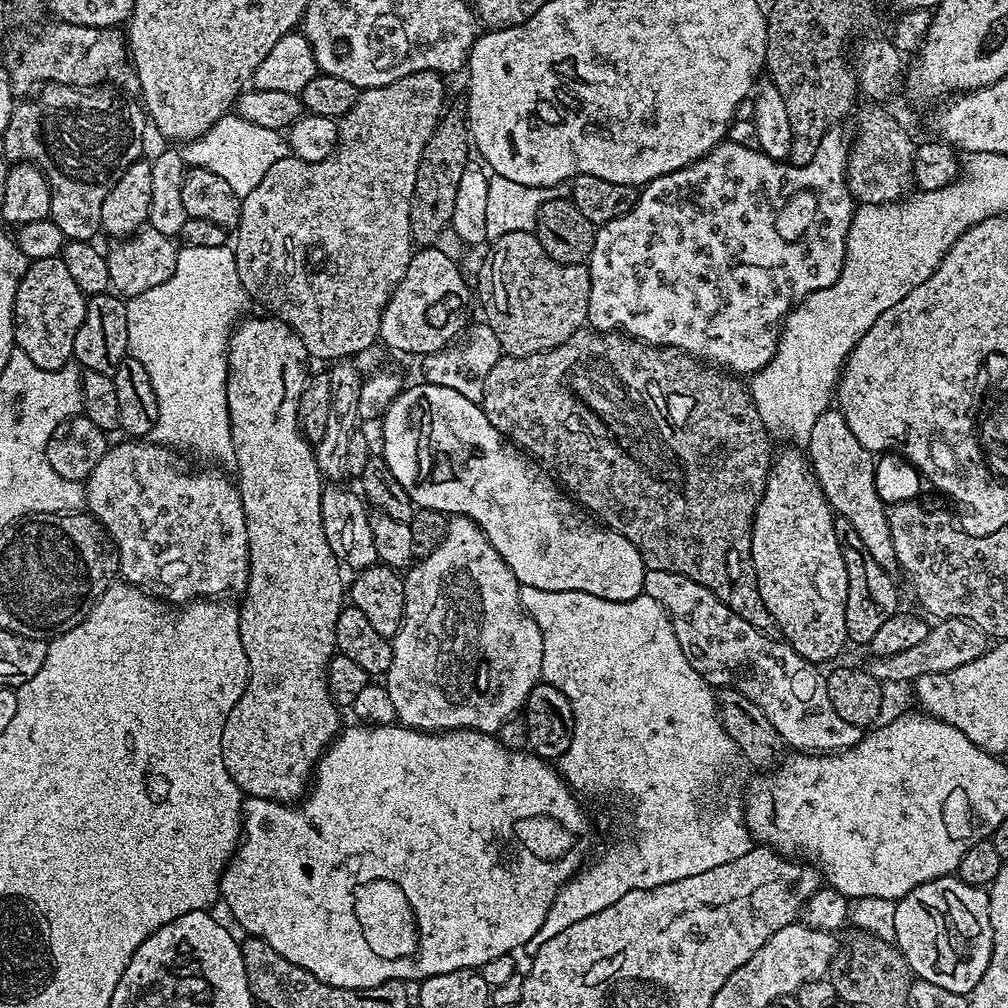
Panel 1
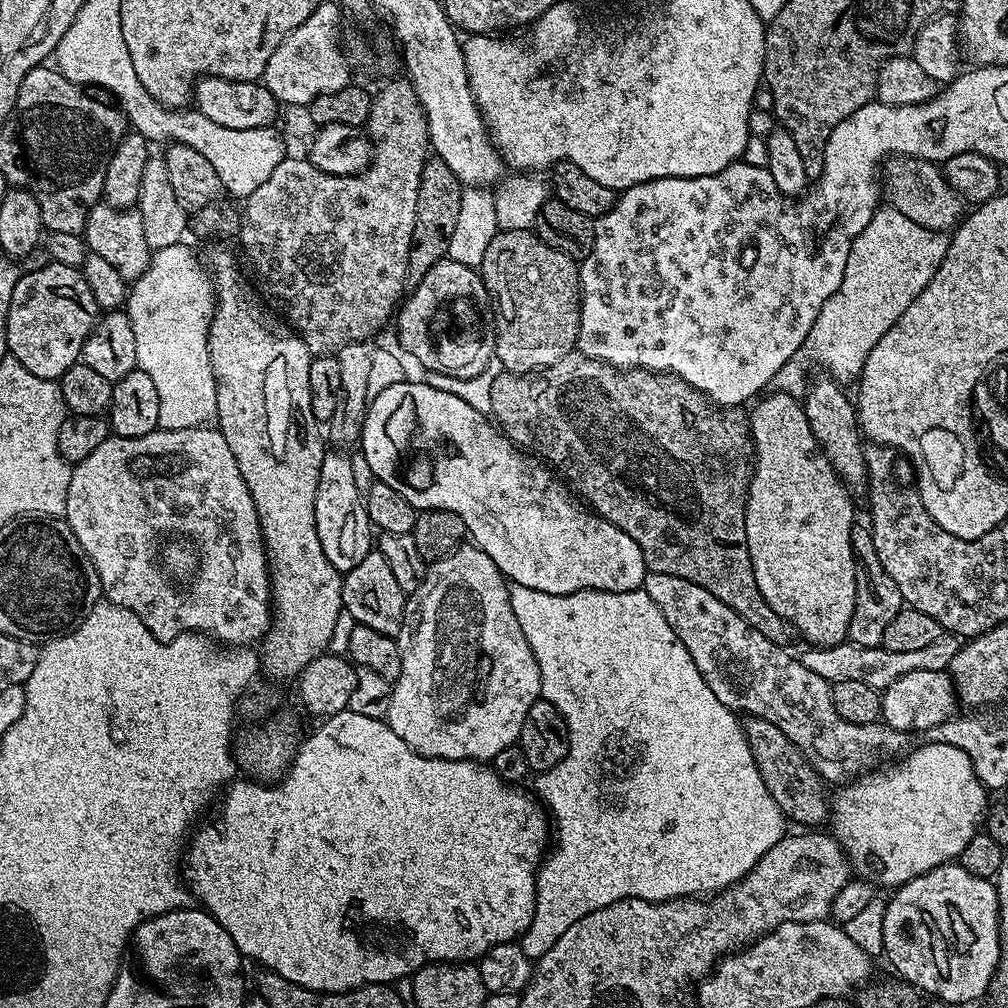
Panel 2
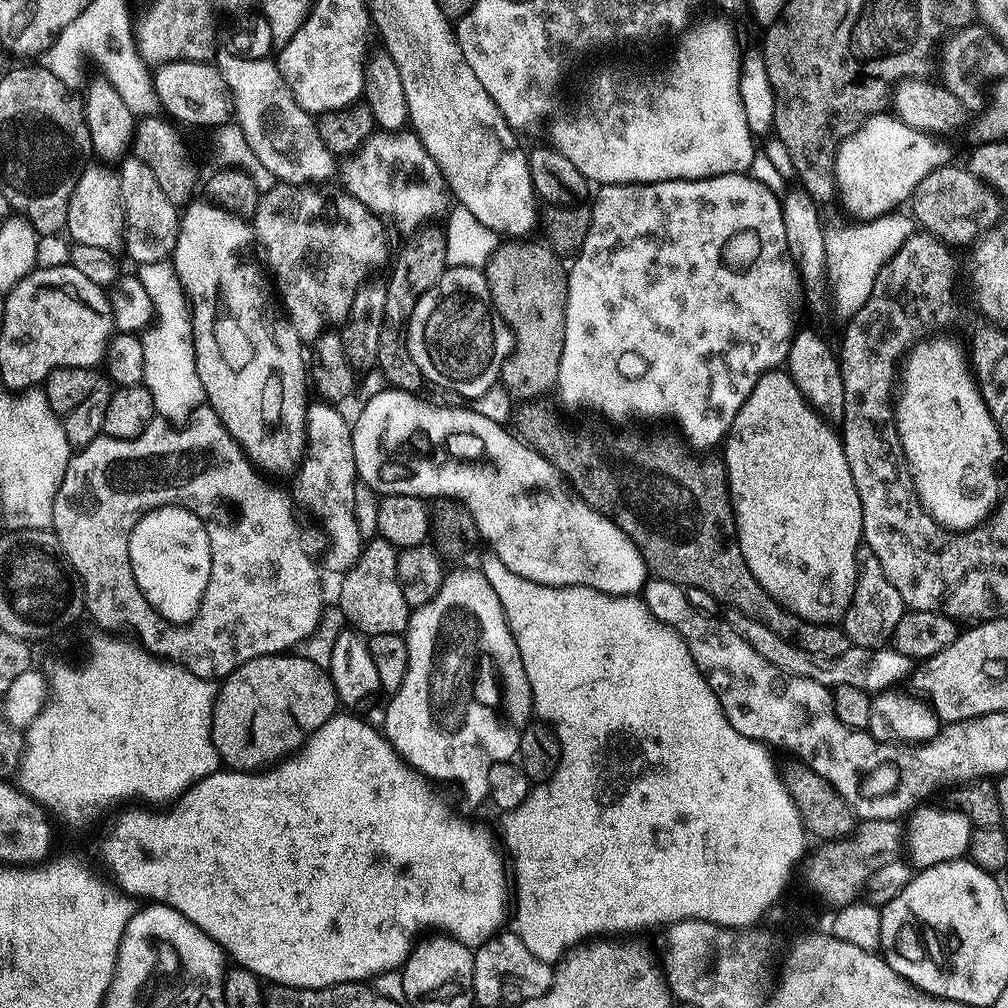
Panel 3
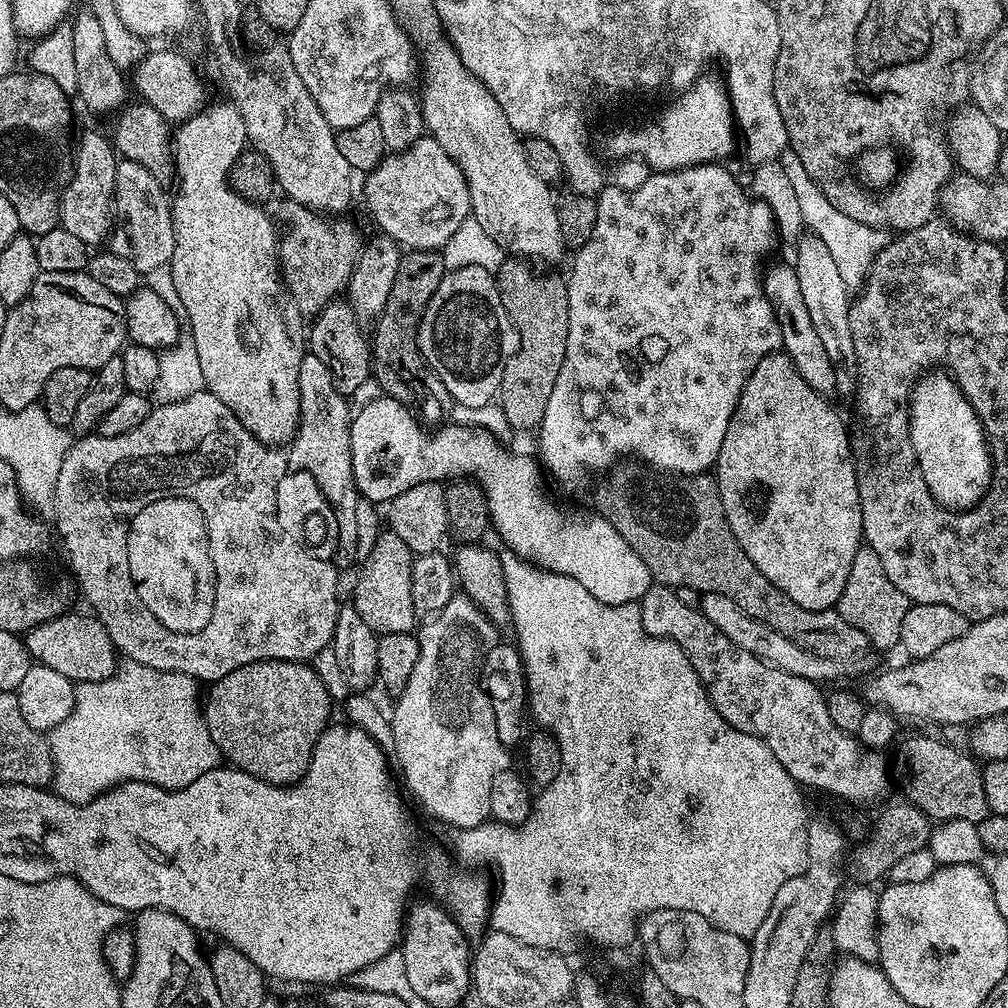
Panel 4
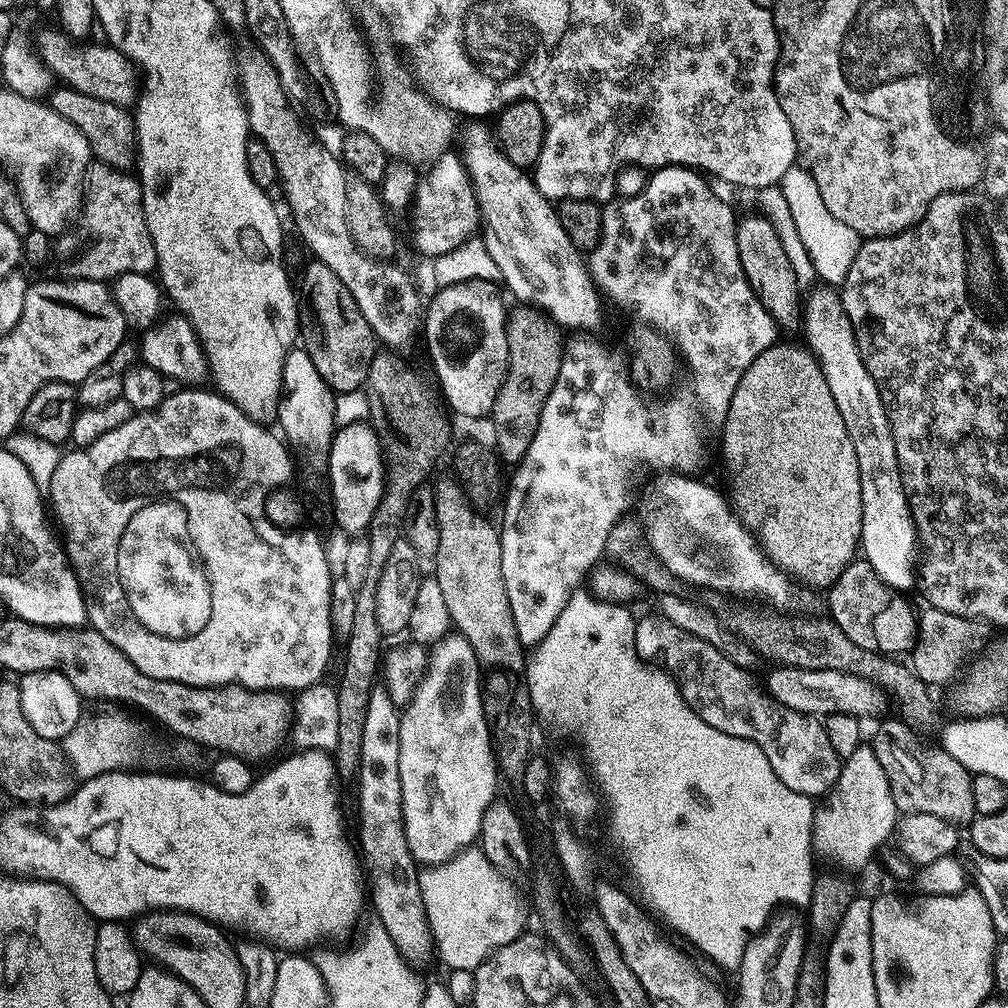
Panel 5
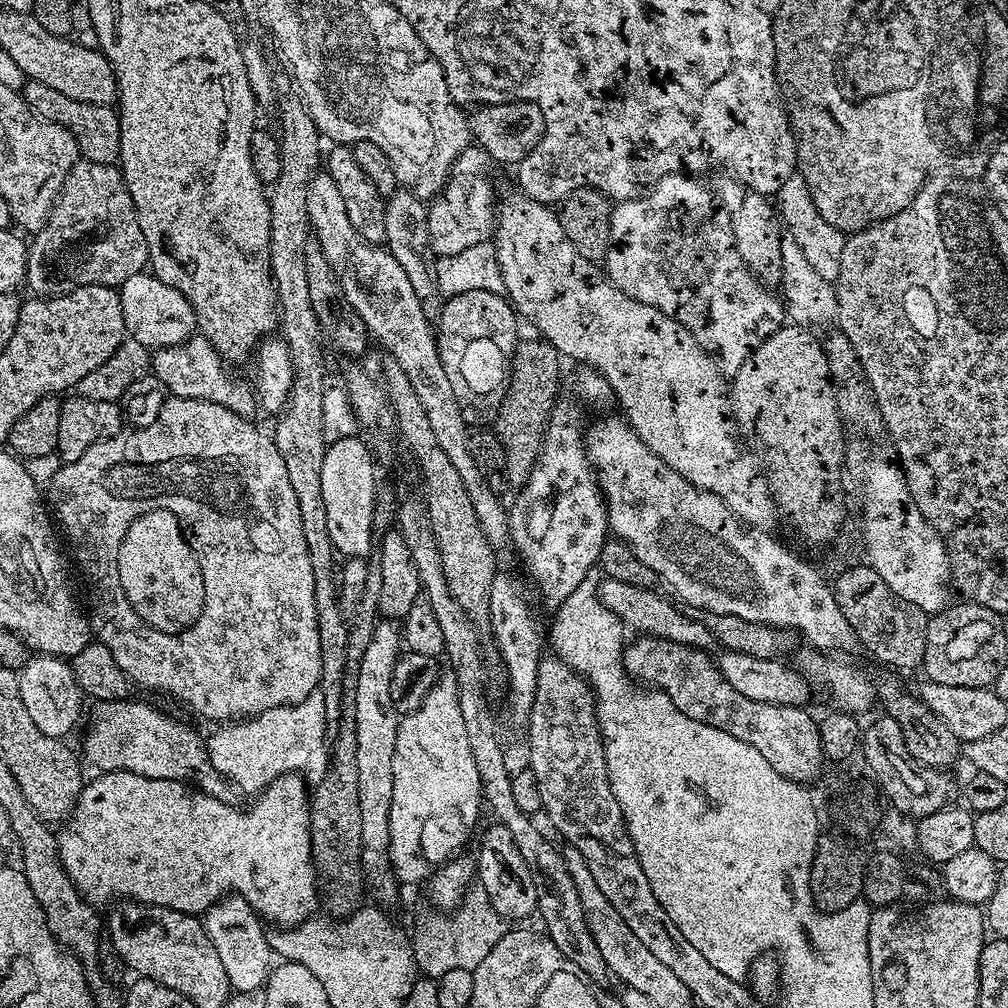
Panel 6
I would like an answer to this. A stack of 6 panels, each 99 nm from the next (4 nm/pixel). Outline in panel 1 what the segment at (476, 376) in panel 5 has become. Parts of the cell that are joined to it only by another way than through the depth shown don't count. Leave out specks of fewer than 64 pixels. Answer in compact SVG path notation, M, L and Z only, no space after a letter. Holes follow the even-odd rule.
M436 246L413 251L406 274L382 310L379 334L382 344L396 352L413 352L416 358L423 358L447 348L469 327L468 299L473 299L474 292L469 281L468 284L464 281L458 265Z

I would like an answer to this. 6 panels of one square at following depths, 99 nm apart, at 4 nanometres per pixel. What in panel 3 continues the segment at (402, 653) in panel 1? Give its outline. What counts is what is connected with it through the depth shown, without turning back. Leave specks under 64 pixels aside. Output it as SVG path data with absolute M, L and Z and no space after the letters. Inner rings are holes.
M479 567L456 568L453 572L451 569L445 575L438 594L434 594L434 598L430 602L426 602L422 607L411 609L408 618L406 639L408 642L408 669L406 670L406 678L402 682L400 689L391 693L389 700L392 701L389 702L388 709L384 712L382 731L410 767L417 768L419 772L434 782L439 782L439 780L457 780L470 795L483 797L488 791L490 766L511 761L519 753L521 729L523 729L525 724L529 723L530 717L533 715L533 710L532 687L526 676L526 666L522 666L522 654L518 654L516 639L506 622L506 614L504 613L502 602L498 602L498 594L494 594L493 587L490 586L490 582L486 582L486 578L480 572ZM476 668L493 668L496 671L496 676L500 679L501 686L504 687L504 712L508 715L508 720L513 725L503 724L500 721L499 714L476 693Z

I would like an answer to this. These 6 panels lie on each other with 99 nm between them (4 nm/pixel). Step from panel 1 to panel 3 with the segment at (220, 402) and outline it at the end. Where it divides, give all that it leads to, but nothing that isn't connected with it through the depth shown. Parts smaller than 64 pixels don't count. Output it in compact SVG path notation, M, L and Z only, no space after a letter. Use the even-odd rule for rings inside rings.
M159 260L139 265L138 275L142 286L146 286L146 294L150 294L154 322L150 323L142 333L144 342L144 387L150 390L154 398L157 413L169 422L184 422L192 415L195 408L205 403L202 378L198 378L196 359L194 358L194 342L192 341L192 309L189 298L176 273L176 267L168 260Z

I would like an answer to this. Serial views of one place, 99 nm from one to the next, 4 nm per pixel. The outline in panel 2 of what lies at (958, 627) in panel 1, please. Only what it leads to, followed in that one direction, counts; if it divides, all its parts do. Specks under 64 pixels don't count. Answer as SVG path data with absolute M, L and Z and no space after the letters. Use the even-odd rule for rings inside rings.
M941 634L938 642L930 642L923 650L906 650L898 654L884 647L867 648L851 642L836 644L832 648L809 647L808 653L802 656L803 662L818 678L828 681L829 685L838 682L866 682L866 686L874 686L877 690L888 688L895 679L901 678L916 670L942 671L951 665L954 654L959 650L961 641L952 634Z

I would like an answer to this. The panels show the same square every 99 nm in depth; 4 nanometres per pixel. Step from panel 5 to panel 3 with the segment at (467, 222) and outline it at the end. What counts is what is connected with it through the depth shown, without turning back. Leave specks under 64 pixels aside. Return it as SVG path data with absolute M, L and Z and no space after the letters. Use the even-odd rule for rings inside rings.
M411 130L399 132L373 131L351 154L345 155L338 164L338 179L343 191L356 200L367 204L381 217L390 216L404 231L411 234L421 227L430 216L445 211L446 185L440 168L430 158L416 133Z

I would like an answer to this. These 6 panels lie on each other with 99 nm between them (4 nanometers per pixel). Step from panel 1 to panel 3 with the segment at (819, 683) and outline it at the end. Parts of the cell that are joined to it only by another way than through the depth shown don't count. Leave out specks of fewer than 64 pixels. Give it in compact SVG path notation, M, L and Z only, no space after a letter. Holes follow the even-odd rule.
M655 578L649 579L642 589L643 602L654 614L654 618L668 624L686 642L698 670L706 678L710 690L714 690L730 726L734 726L738 734L769 746L777 744L778 747L793 752L796 755L793 757L799 763L815 770L822 778L826 778L826 782L830 782L830 786L834 786L834 790L838 790L838 794L842 794L844 801L852 807L853 813L861 821L888 820L888 812L892 812L892 808L904 808L904 804L908 804L908 792L904 792L904 800L872 800L872 796L892 792L902 784L904 772L908 774L913 771L911 751L900 752L899 743L875 740L867 730L843 724L834 714L832 694L825 684L779 672L762 654L758 654L758 650L754 650L754 646L735 626L729 621L727 624L716 616L699 612L688 601L687 595L689 593L681 585Z

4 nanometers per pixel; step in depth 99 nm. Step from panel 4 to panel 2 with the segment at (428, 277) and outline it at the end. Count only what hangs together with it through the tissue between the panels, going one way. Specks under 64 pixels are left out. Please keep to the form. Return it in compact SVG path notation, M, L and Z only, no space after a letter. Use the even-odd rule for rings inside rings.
M439 158L429 159L422 170L422 178L418 186L418 210L414 218L414 234L410 242L408 255L407 279L411 283L421 280L439 260L448 255L450 237L454 234L454 225L458 223L458 210L462 207L464 188L460 180Z

